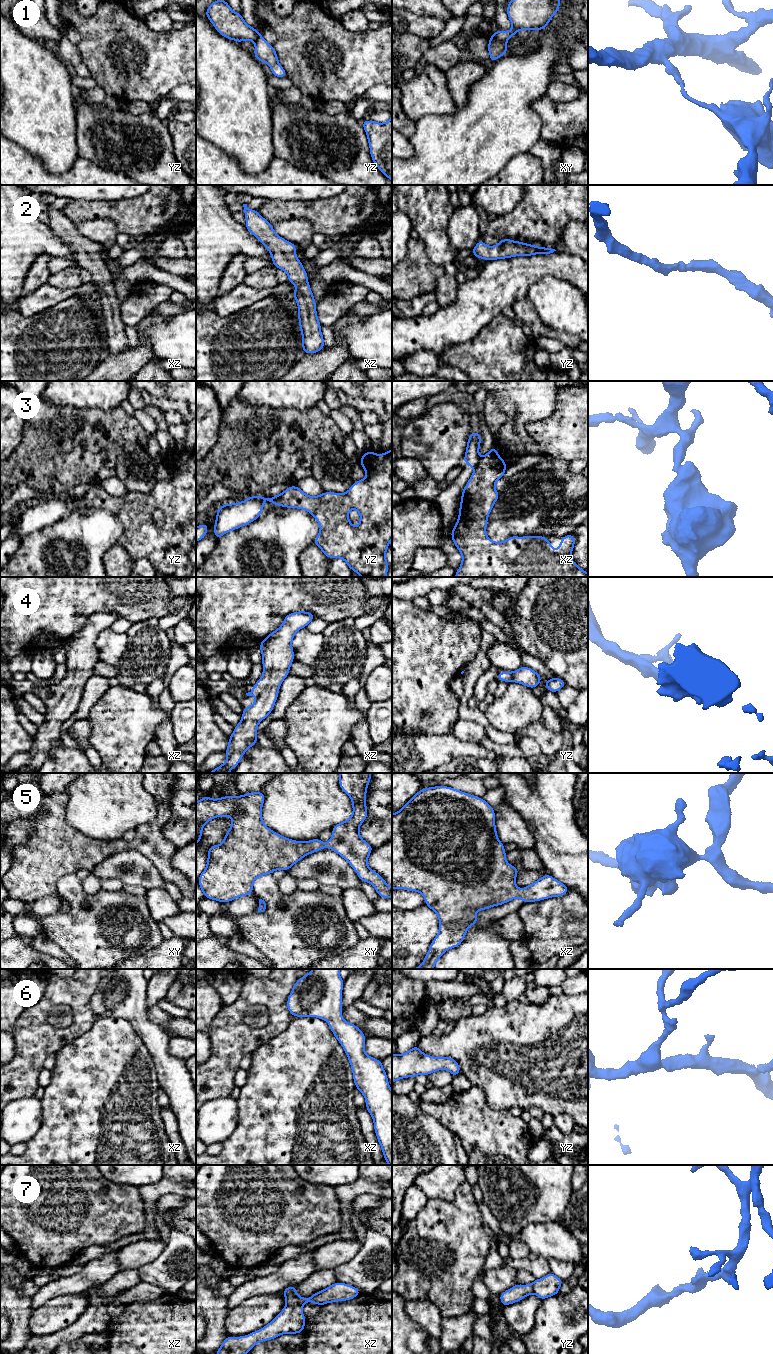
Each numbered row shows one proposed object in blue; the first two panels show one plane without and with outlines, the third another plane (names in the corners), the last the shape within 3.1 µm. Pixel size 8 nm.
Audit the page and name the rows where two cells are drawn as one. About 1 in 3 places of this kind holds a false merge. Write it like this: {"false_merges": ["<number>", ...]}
{"false_merges": ["1", "3"]}

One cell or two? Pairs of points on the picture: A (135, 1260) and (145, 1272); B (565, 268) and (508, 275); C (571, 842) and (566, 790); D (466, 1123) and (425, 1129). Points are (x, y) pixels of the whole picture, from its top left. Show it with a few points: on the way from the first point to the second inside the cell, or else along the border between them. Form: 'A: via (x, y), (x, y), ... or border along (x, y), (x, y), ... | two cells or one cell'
A: border along (160, 1253), (153, 1260), (143, 1264), (138, 1269) | two cells
B: via (551, 268), (532, 268), (522, 271) | one cell
C: via (562, 829), (562, 803) | one cell
D: border along (425, 1112), (433, 1116), (452, 1133) | two cells

